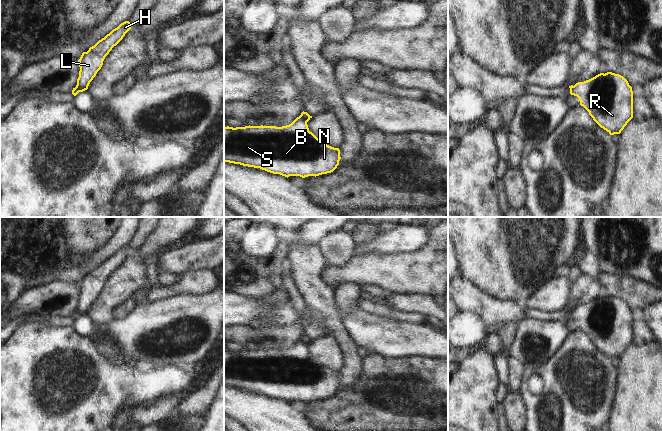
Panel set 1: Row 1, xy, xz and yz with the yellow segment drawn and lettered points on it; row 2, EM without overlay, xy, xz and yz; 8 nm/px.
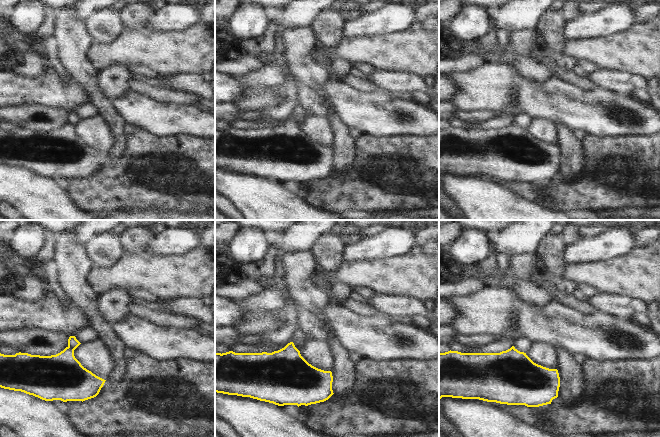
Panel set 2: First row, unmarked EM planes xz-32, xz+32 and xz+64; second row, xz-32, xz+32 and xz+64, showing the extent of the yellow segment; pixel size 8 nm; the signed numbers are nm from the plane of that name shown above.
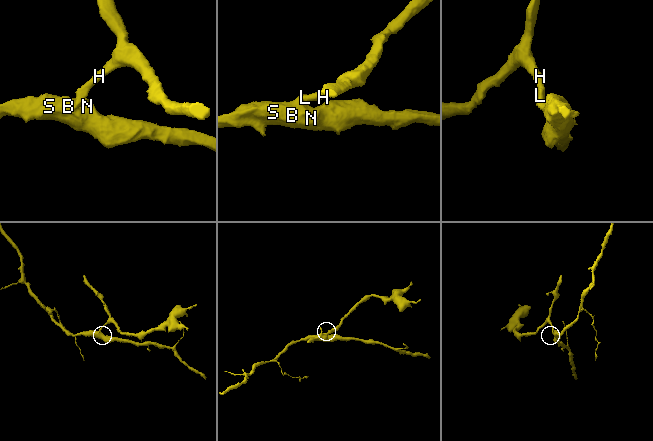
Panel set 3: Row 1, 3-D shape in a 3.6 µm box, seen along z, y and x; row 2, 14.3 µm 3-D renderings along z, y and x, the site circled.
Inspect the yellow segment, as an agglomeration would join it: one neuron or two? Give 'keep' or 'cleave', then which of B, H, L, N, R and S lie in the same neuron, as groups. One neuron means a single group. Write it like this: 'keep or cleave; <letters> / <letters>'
cleave; B N R S / H L

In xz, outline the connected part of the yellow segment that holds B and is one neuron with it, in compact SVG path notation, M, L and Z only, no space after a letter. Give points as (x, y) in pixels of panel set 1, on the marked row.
M300 116L282 127L224 127L224 162L305 178L333 172L340 159L339 148L320 141Z

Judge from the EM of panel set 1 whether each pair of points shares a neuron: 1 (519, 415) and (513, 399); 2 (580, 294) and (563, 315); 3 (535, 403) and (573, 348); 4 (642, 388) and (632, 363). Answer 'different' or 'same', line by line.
1: same
2: same
3: same
4: same

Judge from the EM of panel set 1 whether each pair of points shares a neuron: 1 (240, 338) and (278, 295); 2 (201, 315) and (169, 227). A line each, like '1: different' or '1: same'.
1: different
2: different

